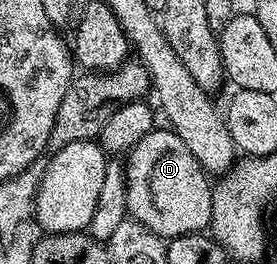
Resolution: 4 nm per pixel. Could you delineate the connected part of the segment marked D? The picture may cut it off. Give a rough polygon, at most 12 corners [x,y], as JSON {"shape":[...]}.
{"shape":[[170,127],[126,154],[127,211],[162,239],[210,226],[212,182]]}

